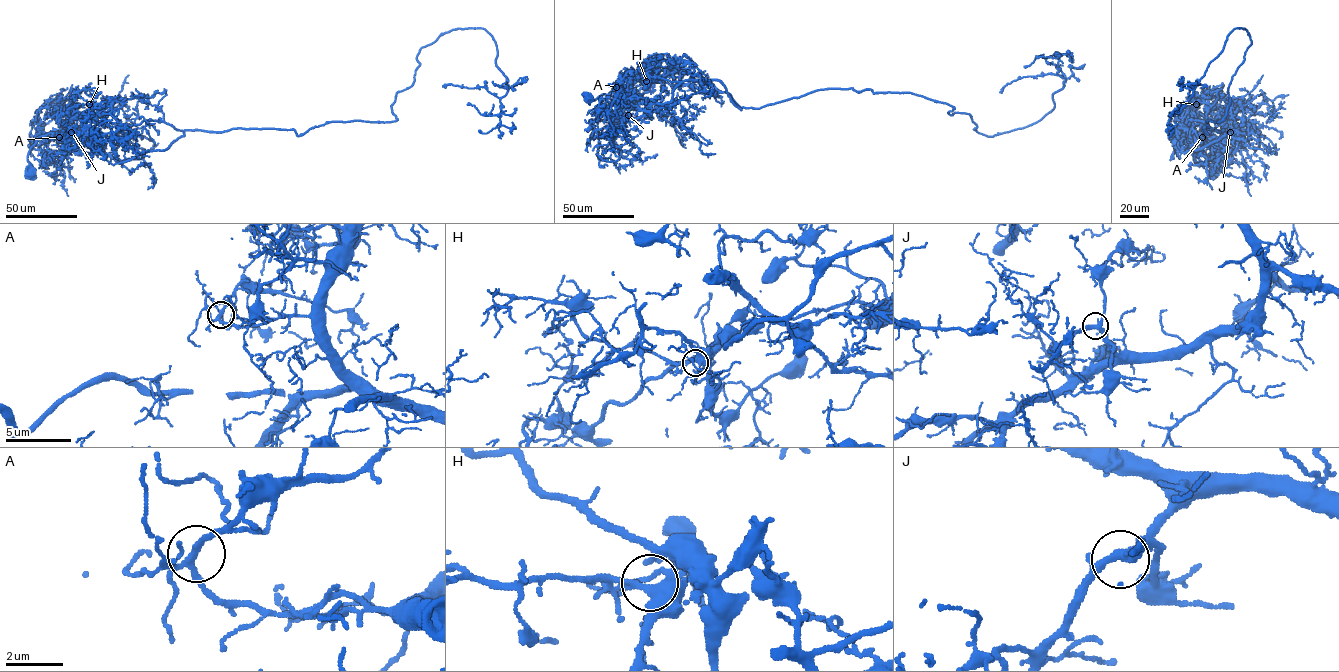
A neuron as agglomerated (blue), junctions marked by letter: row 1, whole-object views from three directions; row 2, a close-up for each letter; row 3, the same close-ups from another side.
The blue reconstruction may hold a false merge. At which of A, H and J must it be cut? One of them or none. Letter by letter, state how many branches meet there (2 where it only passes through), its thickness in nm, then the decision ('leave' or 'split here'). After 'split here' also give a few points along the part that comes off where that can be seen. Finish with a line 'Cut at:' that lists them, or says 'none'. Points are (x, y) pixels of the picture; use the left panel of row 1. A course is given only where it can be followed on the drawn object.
A: branches 4; calibre 220 nm; split here; course (59, 137), (73, 128), (61, 100)
H: branches 6; calibre 360 nm; leave
J: branches 4; calibre 280 nm; leave
Cut at: A

